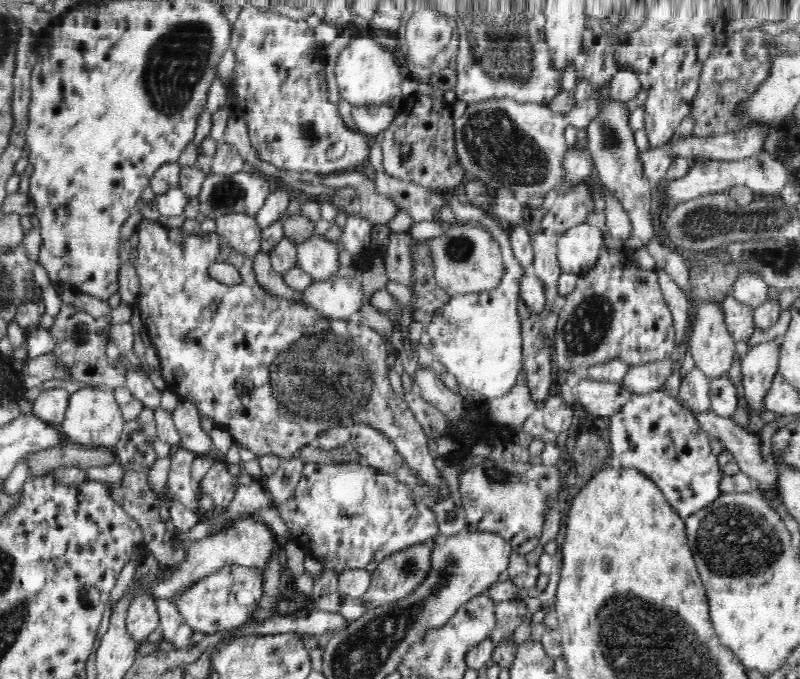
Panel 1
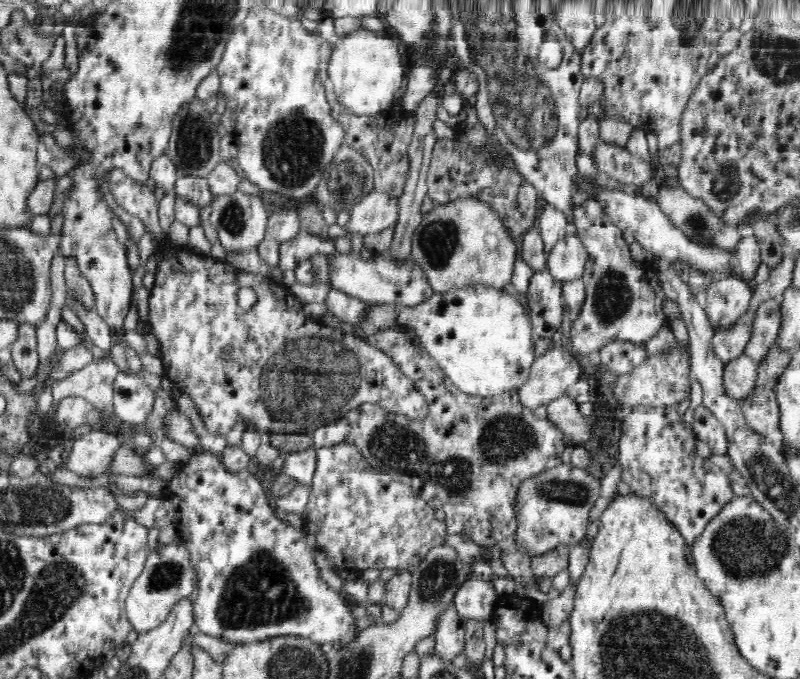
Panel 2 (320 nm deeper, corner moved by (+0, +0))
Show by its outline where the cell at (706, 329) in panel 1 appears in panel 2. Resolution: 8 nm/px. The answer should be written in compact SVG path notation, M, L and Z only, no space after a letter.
M730 276L716 280L702 297L709 323L718 331L732 328L747 313L752 295L742 279Z

